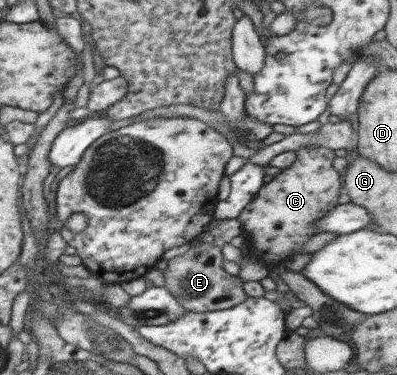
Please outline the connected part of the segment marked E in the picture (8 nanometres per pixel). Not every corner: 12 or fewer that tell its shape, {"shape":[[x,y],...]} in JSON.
{"shape":[[199,242],[162,266],[185,310],[233,308],[248,297],[223,269],[223,251]]}

